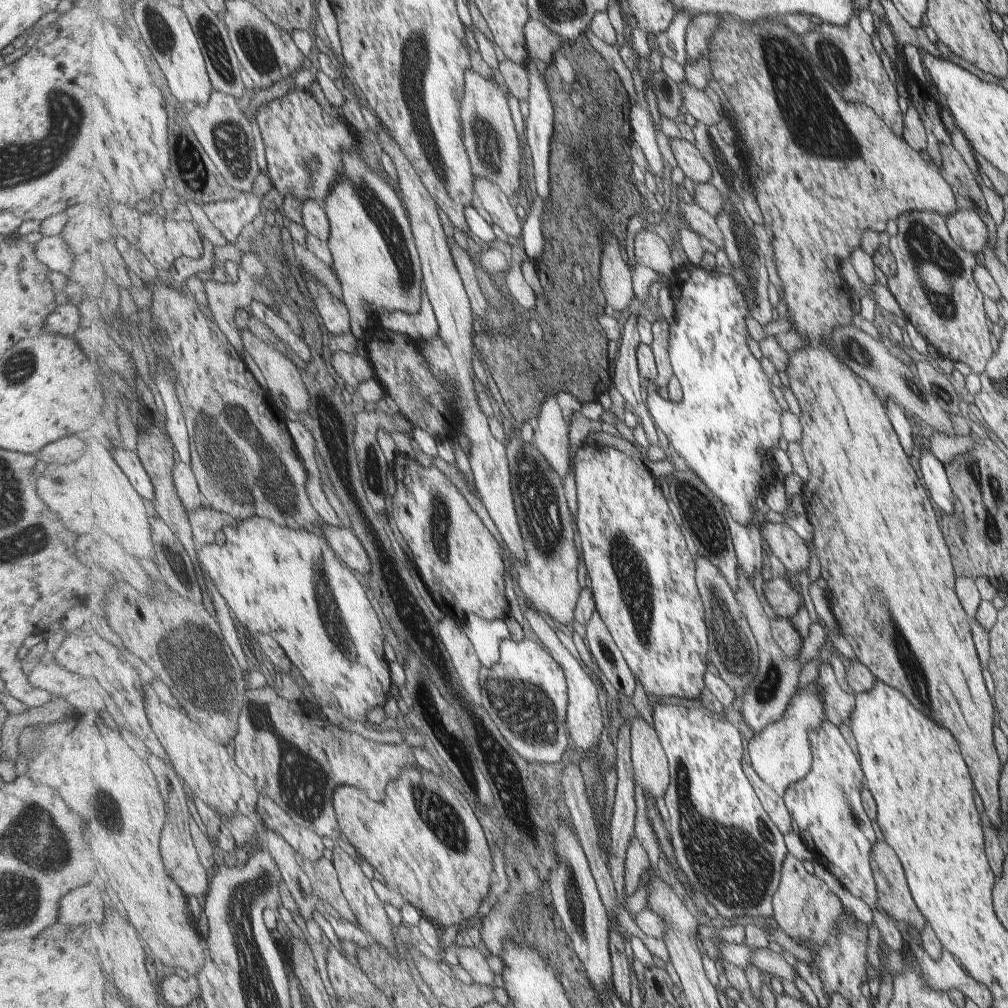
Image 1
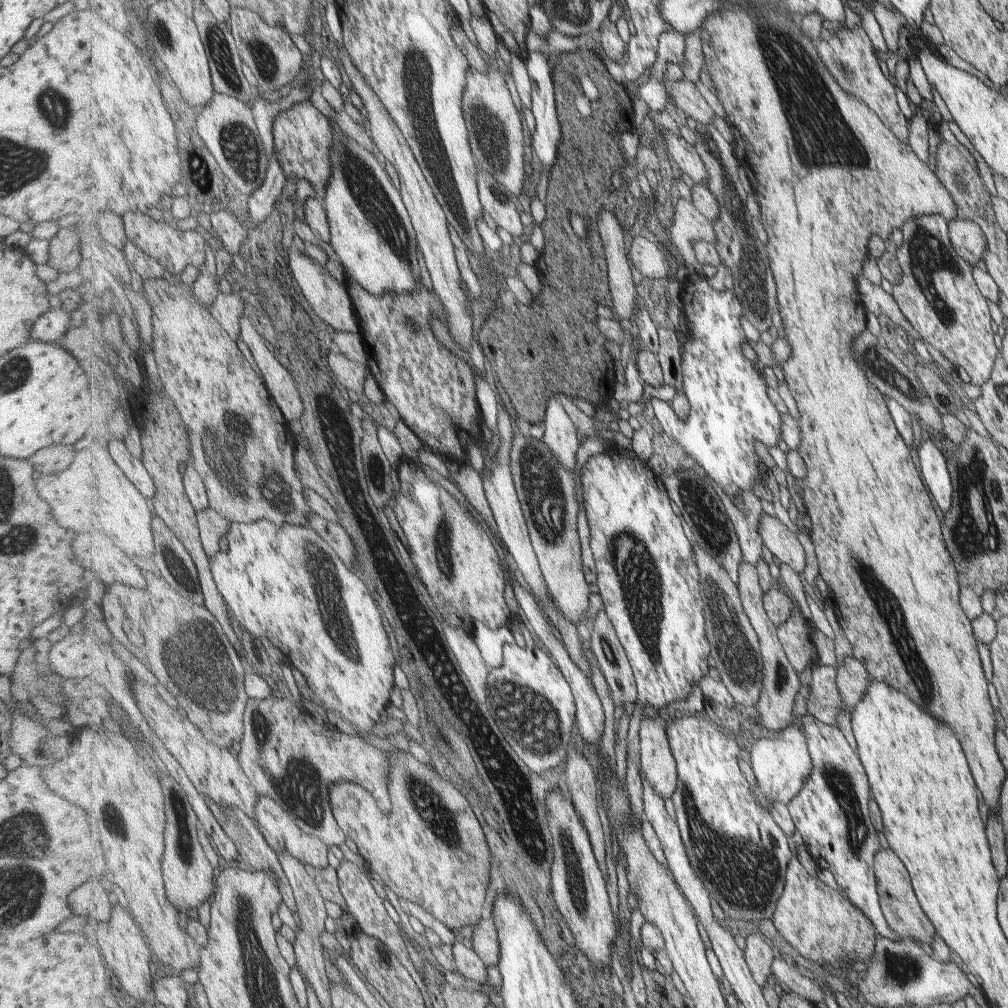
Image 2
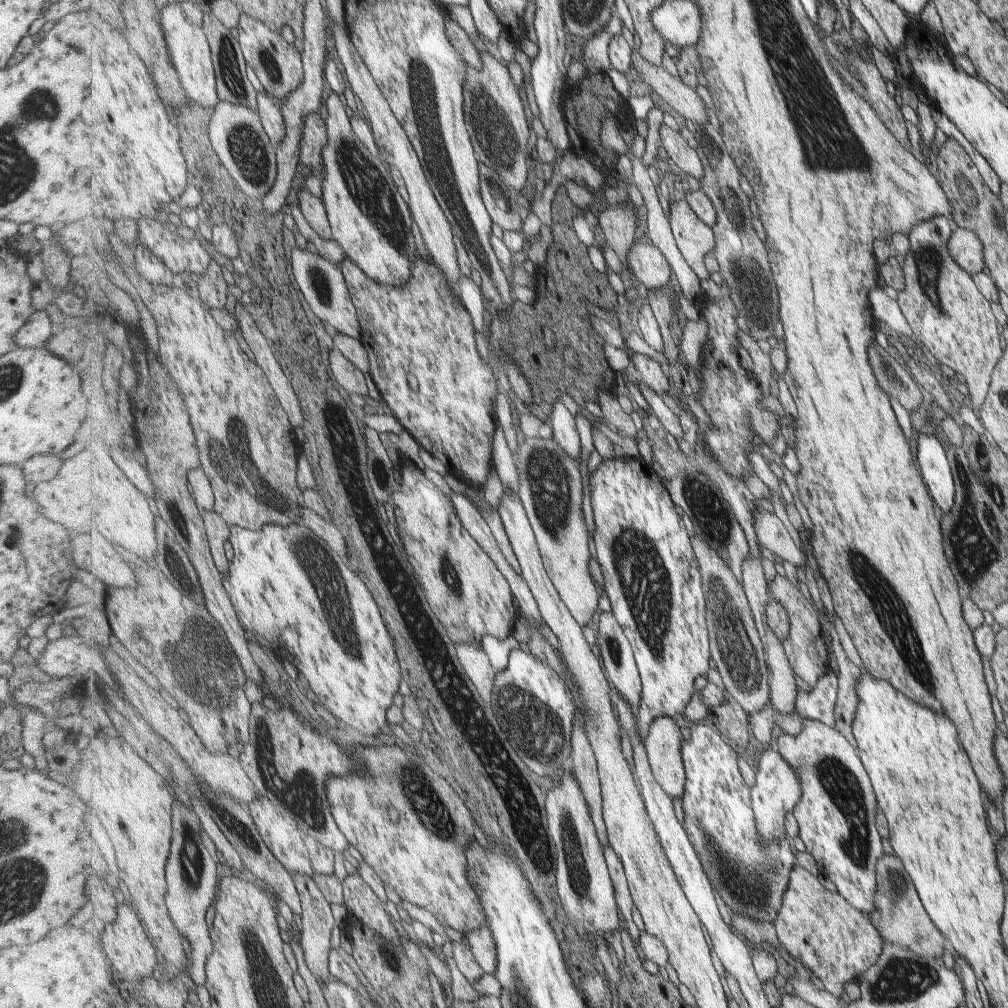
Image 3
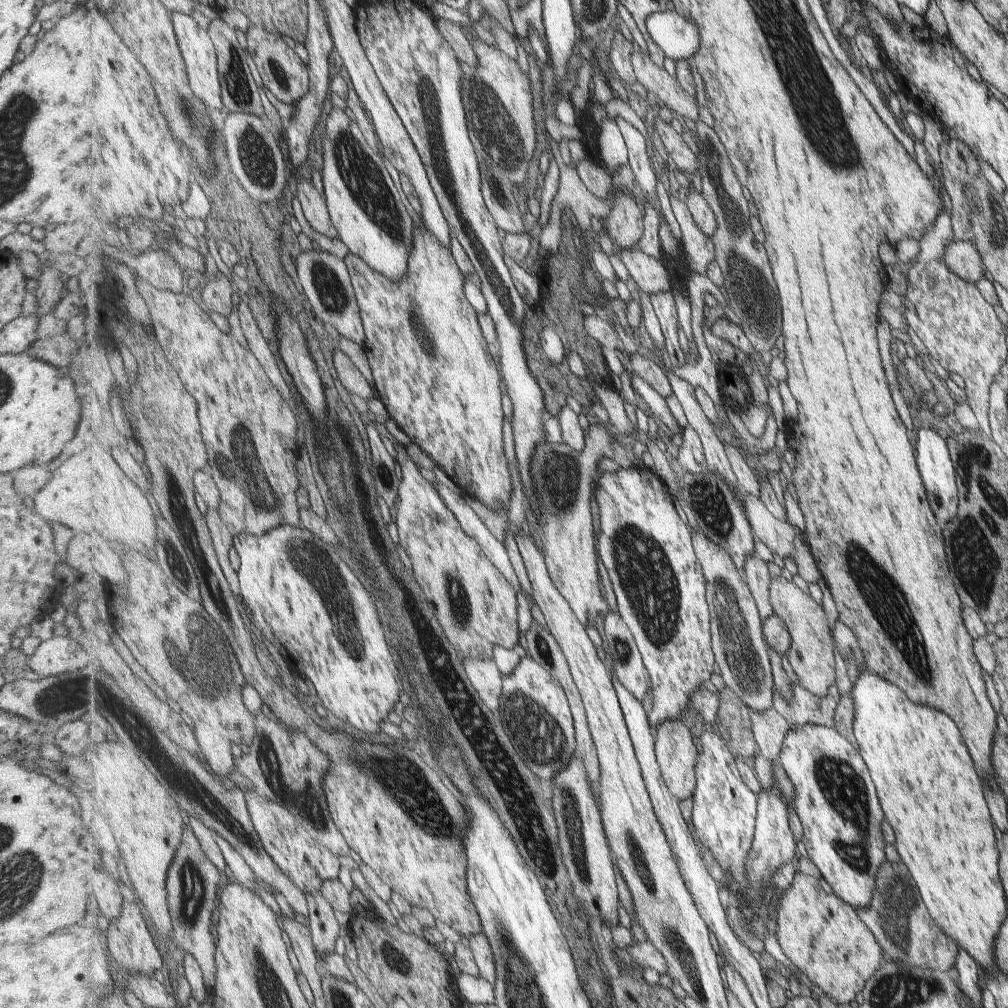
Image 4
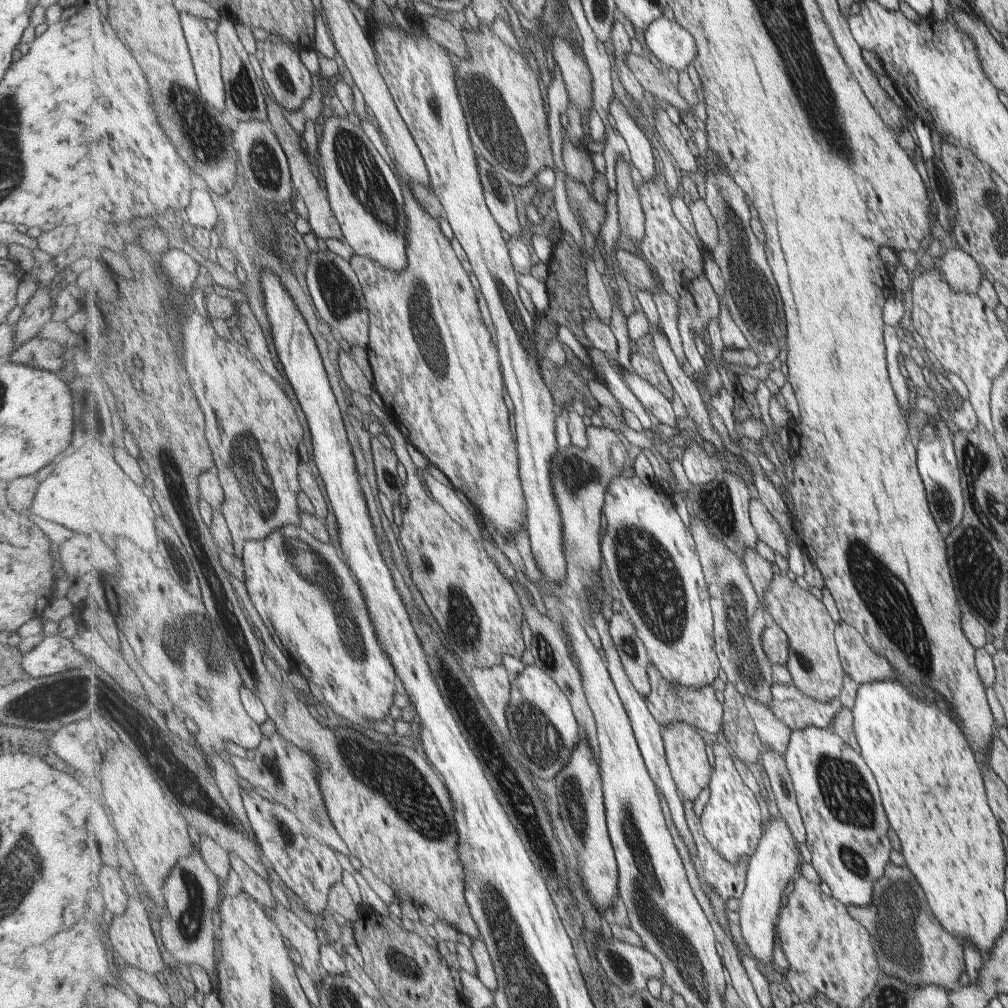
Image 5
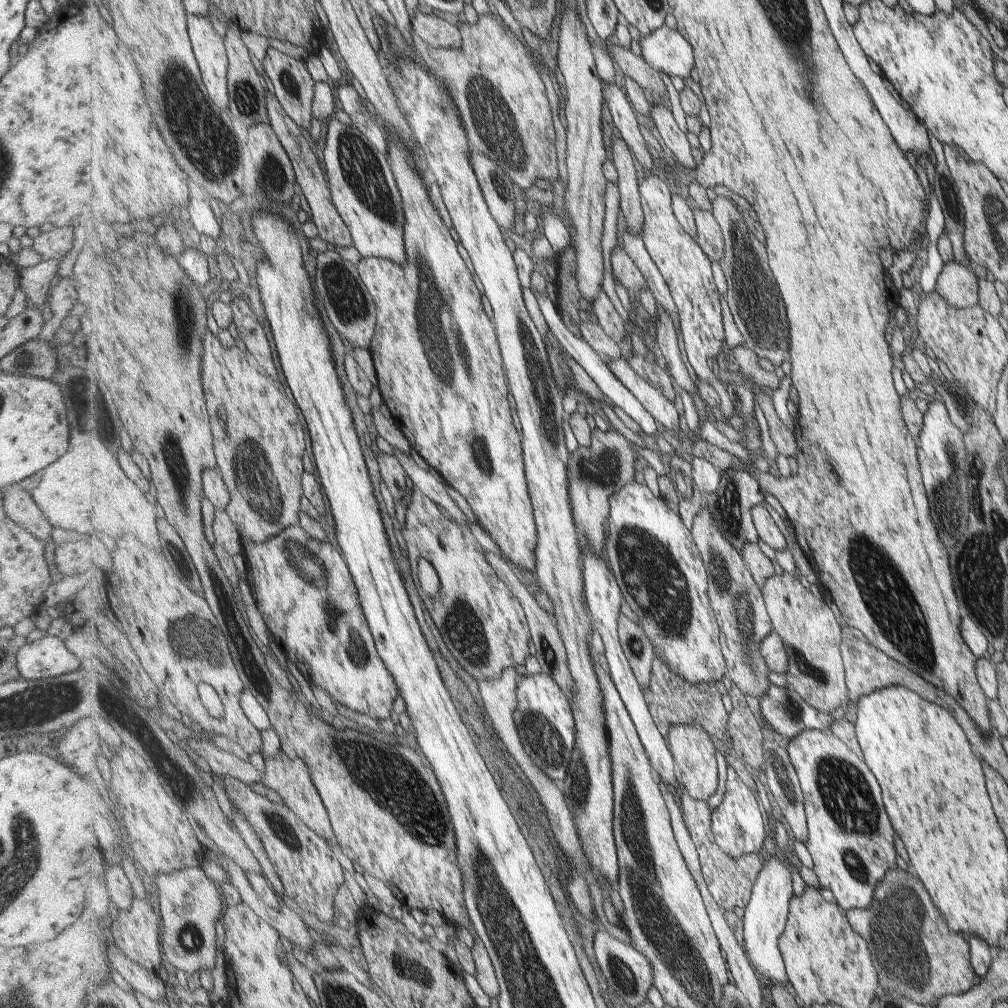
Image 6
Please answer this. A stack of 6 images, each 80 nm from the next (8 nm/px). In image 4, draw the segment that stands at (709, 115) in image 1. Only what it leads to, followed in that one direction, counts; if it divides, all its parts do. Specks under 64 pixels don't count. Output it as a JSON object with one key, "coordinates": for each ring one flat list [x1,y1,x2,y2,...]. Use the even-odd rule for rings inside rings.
{"coordinates":[[641,51,632,54,632,65,643,91,652,91,664,105,677,114,693,121,699,120,697,100,681,86,677,76,669,74,664,66,657,66,651,55]]}

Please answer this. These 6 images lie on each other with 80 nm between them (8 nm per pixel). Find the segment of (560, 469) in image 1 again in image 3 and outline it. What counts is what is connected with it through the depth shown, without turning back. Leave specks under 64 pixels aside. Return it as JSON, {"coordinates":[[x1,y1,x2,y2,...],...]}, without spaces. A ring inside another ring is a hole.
{"coordinates":[[560,400,553,404,548,423,553,428,553,439,566,450,568,456,579,458,581,456,581,438,577,432,575,416]]}

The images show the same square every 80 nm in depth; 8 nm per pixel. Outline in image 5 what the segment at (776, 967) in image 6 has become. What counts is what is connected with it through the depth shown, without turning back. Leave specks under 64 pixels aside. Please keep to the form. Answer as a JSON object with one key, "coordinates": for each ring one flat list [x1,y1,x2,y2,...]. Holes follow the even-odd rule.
{"coordinates":[[770,817,770,823,765,825,765,834,760,835,759,844,750,856,746,894,739,900,739,913,742,933,749,947,749,954,757,962,770,964,772,968,775,968,775,964,773,963,773,928,775,928,775,922,778,921,778,914,782,908,781,896,783,896,783,890,785,890,787,882,793,880,798,875,800,862,797,843,791,836,791,833,789,833,787,825,781,818,774,821]]}

